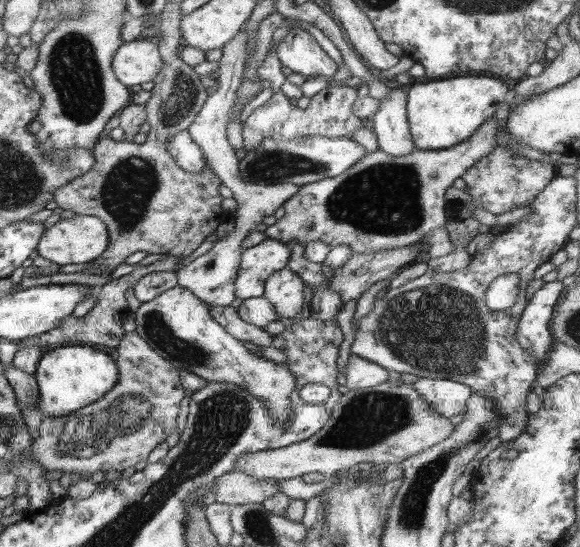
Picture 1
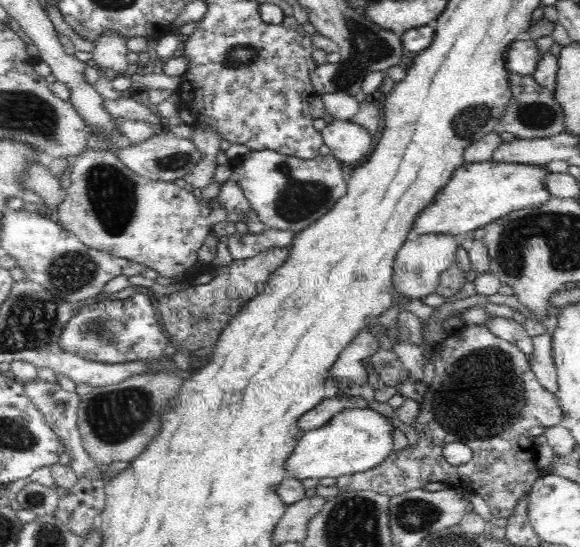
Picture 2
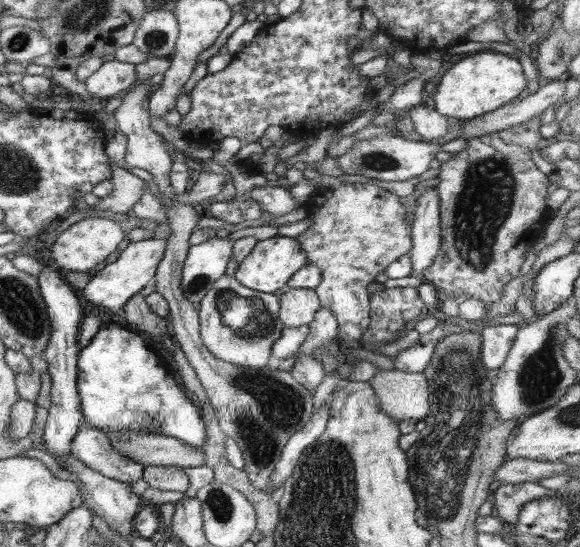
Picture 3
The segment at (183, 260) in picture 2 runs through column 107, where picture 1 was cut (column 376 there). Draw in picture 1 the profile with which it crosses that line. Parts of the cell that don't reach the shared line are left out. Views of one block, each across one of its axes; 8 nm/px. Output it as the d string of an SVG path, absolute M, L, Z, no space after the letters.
M492 115L474 134L468 137L464 142L457 144L456 146L452 146L450 148L445 148L442 150L424 150L424 149L414 149L414 151L408 153L408 155L392 157L384 153L384 151L378 149L376 152L366 153L366 156L362 157L362 160L358 161L358 163L354 164L353 167L346 169L346 172L336 176L336 178L326 178L321 181L316 181L313 183L308 183L300 186L298 193L294 194L285 204L285 215L276 221L275 224L270 226L265 226L262 228L264 230L264 234L268 238L279 240L284 244L292 244L293 241L298 241L298 243L302 243L305 245L306 243L314 240L320 240L326 245L330 245L330 248L336 247L336 245L348 245L348 247L352 247L352 255L354 253L372 253L372 252L380 252L387 251L394 248L402 248L408 245L414 245L422 241L426 234L430 232L430 230L434 230L434 228L440 228L440 226L444 226L446 224L446 206L448 202L446 202L444 198L444 194L446 194L446 190L453 186L454 180L456 178L460 178L465 172L468 172L468 168L472 168L480 158L484 158L484 156L488 156L496 146L498 146L498 140L496 136L498 136L498 132L500 132L500 124L498 124L498 120L496 116Z

